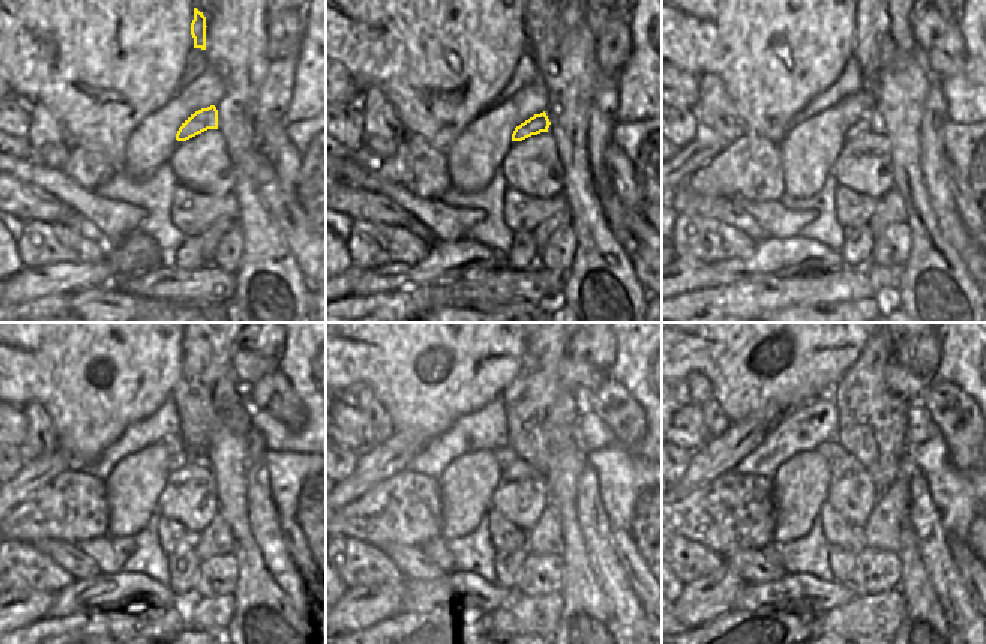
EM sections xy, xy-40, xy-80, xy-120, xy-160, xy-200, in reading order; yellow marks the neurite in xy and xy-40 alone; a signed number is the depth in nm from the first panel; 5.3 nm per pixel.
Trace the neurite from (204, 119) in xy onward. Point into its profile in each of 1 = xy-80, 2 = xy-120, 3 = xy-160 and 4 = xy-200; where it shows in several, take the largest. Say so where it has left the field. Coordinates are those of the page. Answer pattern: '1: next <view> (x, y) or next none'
1: next xy-80 (869, 122)
2: next xy-120 (180, 457)
3: next xy-160 (505, 455)
4: next xy-200 (833, 452)

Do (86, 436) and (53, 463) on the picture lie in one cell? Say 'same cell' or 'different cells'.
different cells

